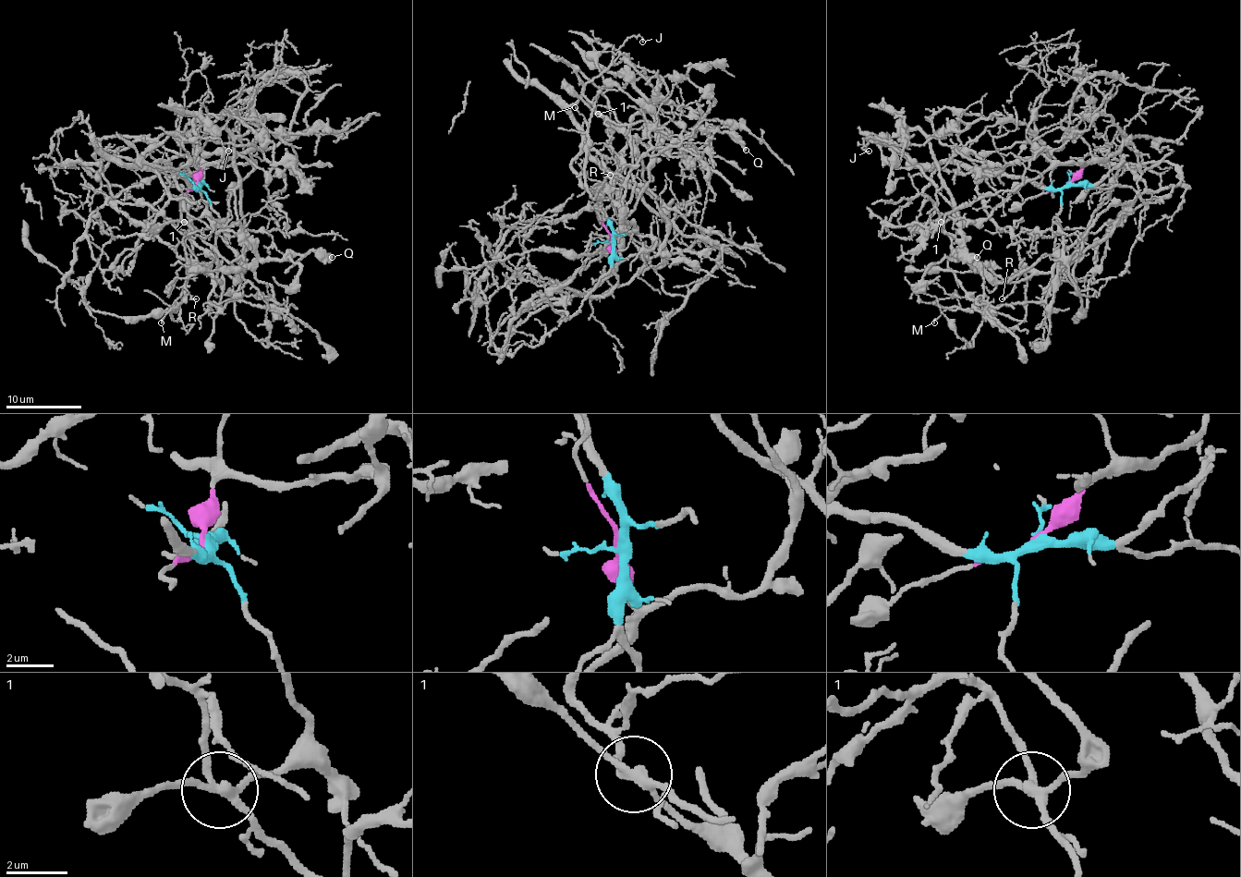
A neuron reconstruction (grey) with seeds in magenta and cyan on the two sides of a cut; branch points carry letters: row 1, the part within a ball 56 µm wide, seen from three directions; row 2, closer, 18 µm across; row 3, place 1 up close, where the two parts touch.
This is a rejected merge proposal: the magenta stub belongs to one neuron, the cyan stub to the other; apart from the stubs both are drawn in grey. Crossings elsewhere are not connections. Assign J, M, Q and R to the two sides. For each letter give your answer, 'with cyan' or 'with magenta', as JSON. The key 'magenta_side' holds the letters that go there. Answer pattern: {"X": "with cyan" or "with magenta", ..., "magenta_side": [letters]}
{"J": "with cyan", "M": "with cyan", "Q": "with cyan", "R": "with magenta", "magenta_side": ["R"]}

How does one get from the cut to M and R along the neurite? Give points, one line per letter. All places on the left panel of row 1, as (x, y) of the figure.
M: (199, 186), (157, 170), (168, 170), (195, 229), (183, 240), (179, 316), (170, 316), (174, 309), (161, 323)
R: (197, 186), (204, 163), (253, 164), (215, 225), (219, 282), (210, 273), (185, 282), (197, 298)

